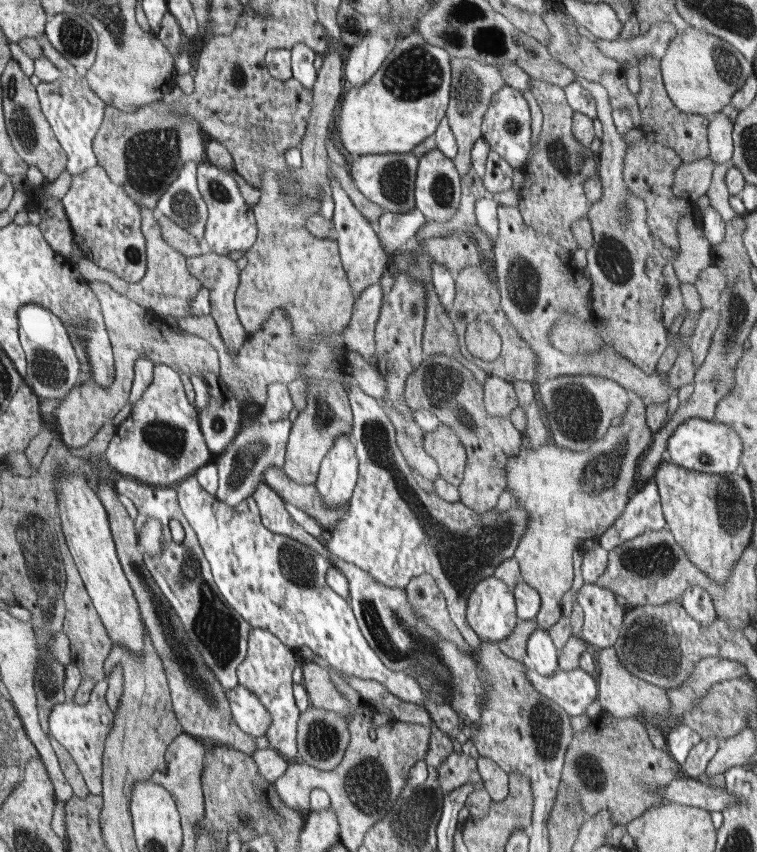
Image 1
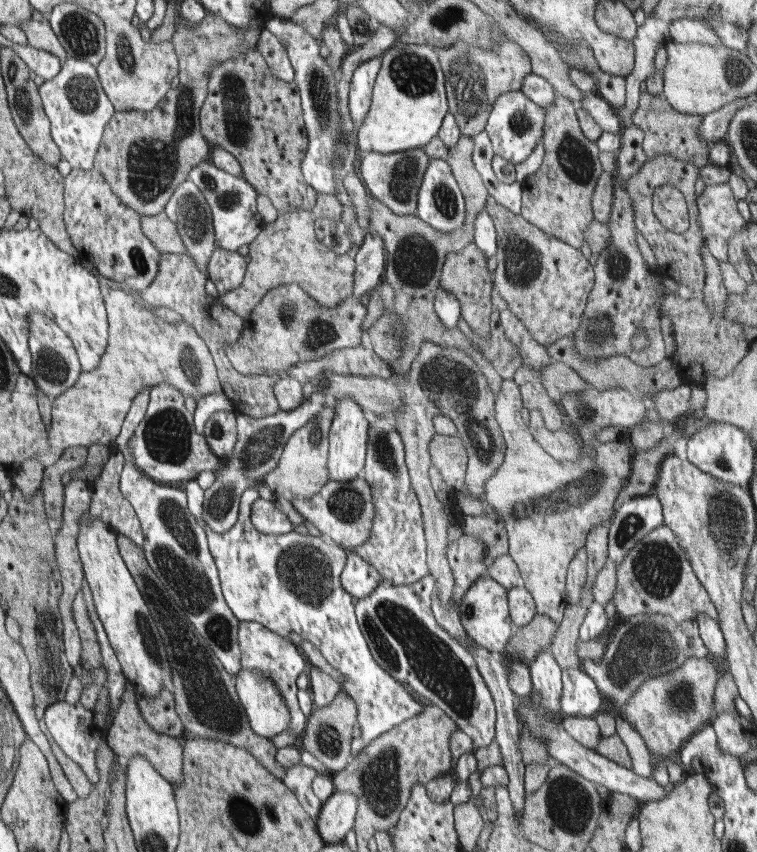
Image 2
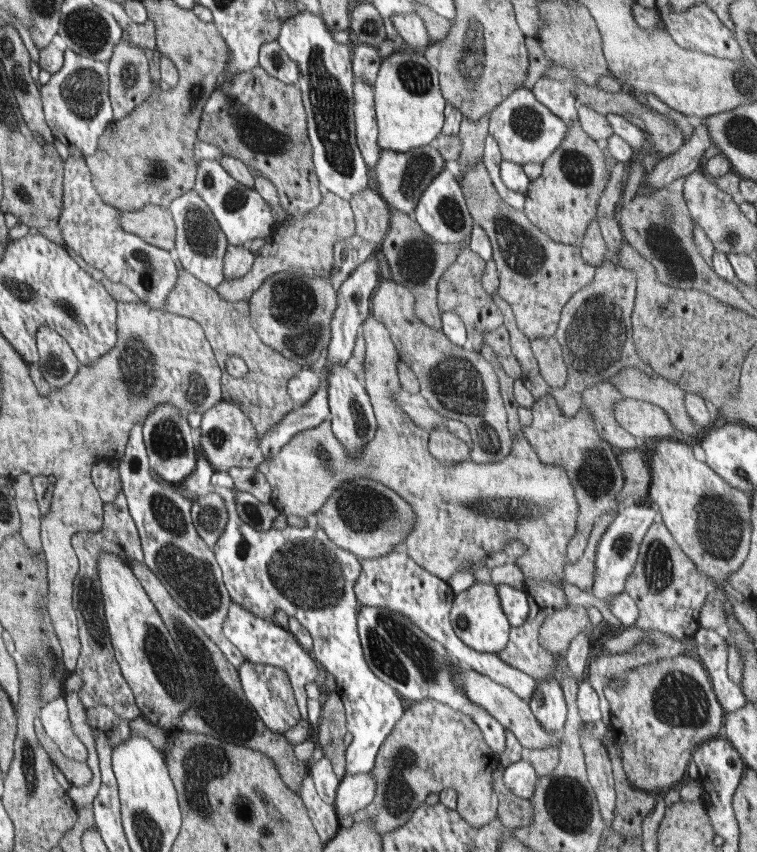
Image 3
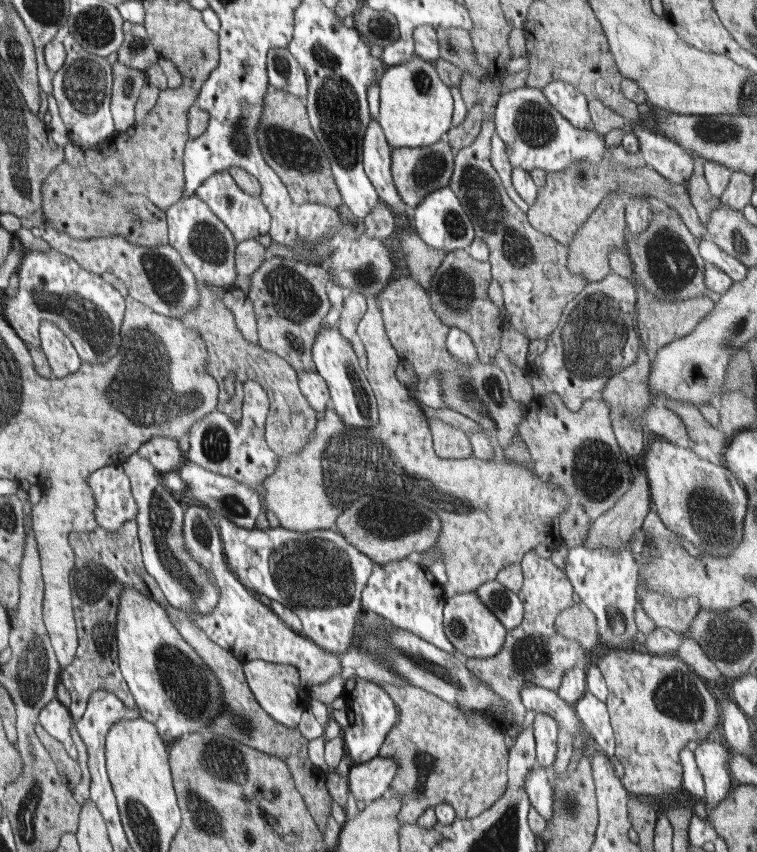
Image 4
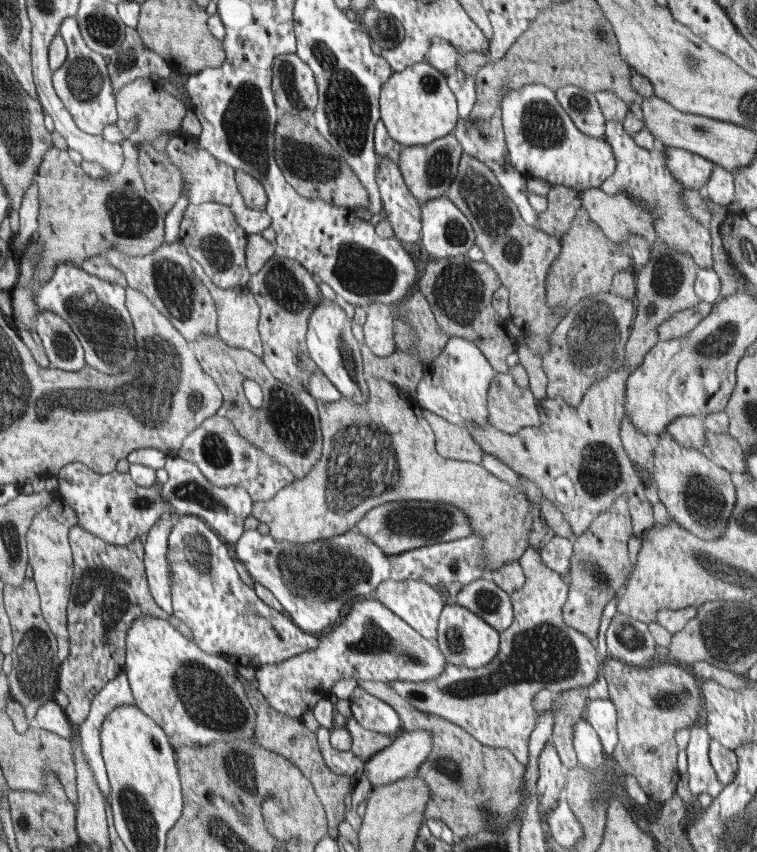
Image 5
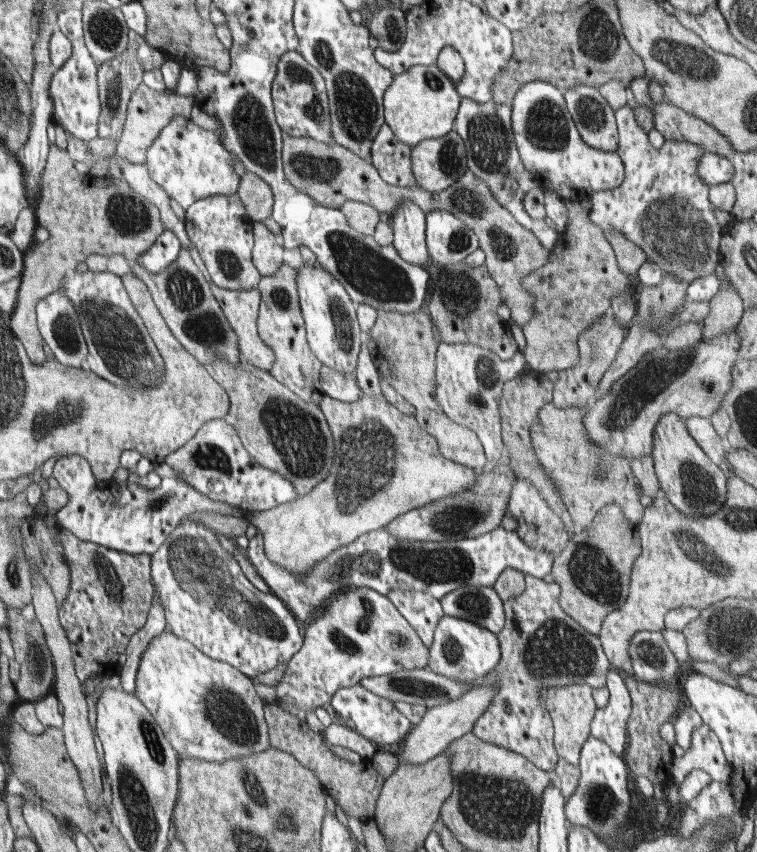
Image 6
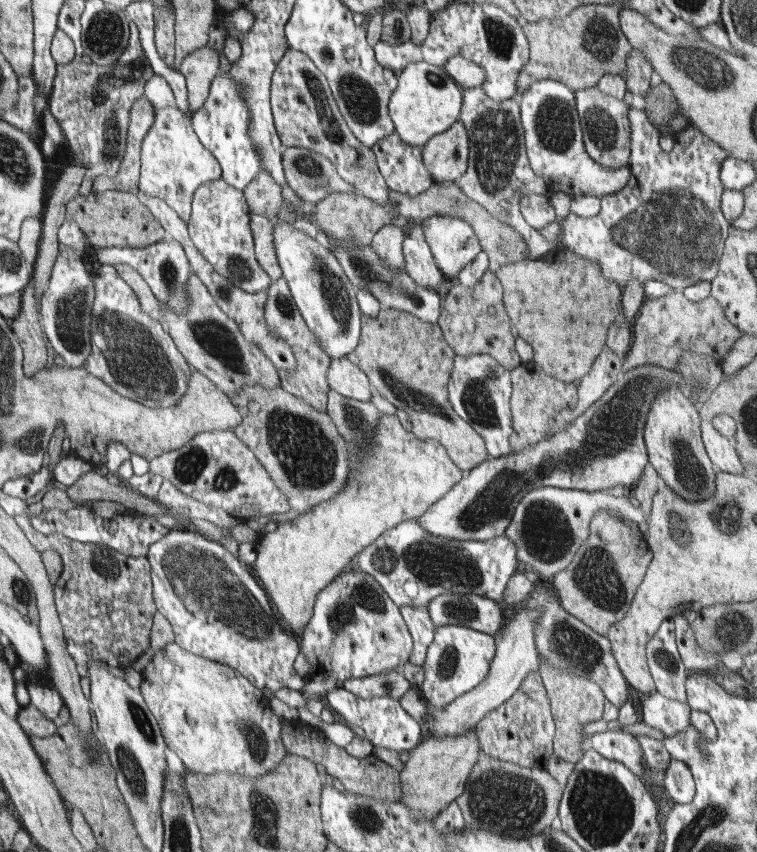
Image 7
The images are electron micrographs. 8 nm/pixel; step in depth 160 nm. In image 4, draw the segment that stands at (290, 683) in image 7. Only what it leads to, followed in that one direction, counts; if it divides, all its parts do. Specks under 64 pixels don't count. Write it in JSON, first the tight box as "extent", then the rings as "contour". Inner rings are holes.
{"extent":[183,505,342,687],"contour":[[[198,505],[186,507],[183,516],[183,541],[184,548],[189,552],[189,555],[209,572],[209,578],[211,578],[217,588],[219,588],[218,602],[208,614],[188,614],[191,621],[202,632],[205,632],[206,636],[208,636],[212,642],[230,651],[241,663],[252,660],[263,660],[274,664],[294,665],[296,668],[302,666],[302,676],[300,676],[300,678],[302,678],[302,686],[312,687],[316,684],[326,683],[326,681],[342,672],[341,655],[332,654],[321,649],[312,639],[286,626],[286,623],[282,622],[282,619],[271,607],[261,603],[258,597],[254,596],[254,594],[236,578],[236,575],[227,565],[217,521],[212,517],[212,514],[206,507]]]}

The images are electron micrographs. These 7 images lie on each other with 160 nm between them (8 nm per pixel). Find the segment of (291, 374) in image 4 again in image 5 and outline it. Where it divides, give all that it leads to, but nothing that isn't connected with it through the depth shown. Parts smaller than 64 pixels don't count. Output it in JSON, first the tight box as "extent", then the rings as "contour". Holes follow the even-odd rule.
{"extent":[190,334,323,479],"contour":[[[220,334],[214,337],[200,336],[190,346],[204,372],[217,382],[222,391],[223,403],[217,414],[231,420],[240,436],[265,452],[274,462],[285,466],[295,479],[304,479],[323,453],[318,400],[311,397],[307,391],[298,390],[274,378],[261,357],[248,350],[228,346],[220,339]],[[246,378],[260,384],[264,394],[262,409],[251,406],[244,396],[242,382]]]}

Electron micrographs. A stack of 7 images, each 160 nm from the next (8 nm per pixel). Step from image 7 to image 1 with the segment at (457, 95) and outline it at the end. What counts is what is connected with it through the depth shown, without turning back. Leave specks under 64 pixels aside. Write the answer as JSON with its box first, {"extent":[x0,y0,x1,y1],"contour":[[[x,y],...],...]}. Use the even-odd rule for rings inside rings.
{"extent":[335,31,451,158],"contour":[[[417,31],[400,39],[382,66],[362,86],[349,86],[336,113],[335,126],[342,146],[355,158],[367,154],[410,153],[425,138],[433,136],[445,117],[451,93],[451,57],[439,46],[428,44]]]}

